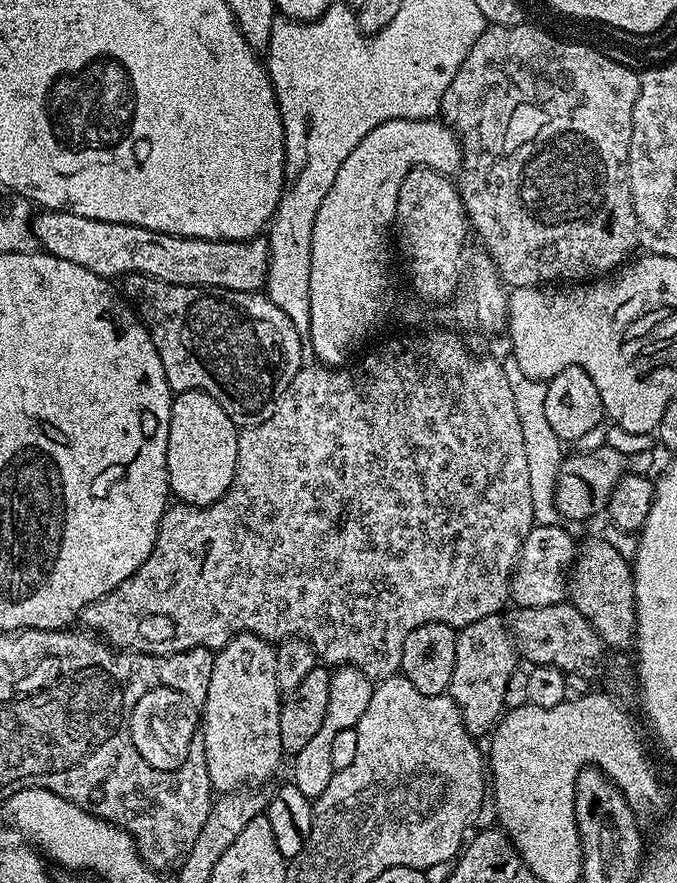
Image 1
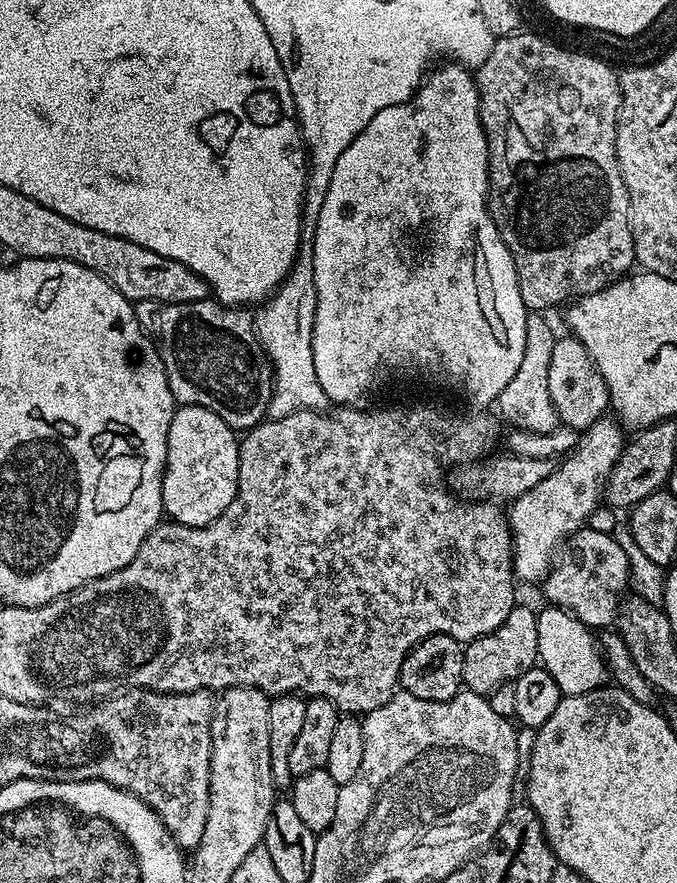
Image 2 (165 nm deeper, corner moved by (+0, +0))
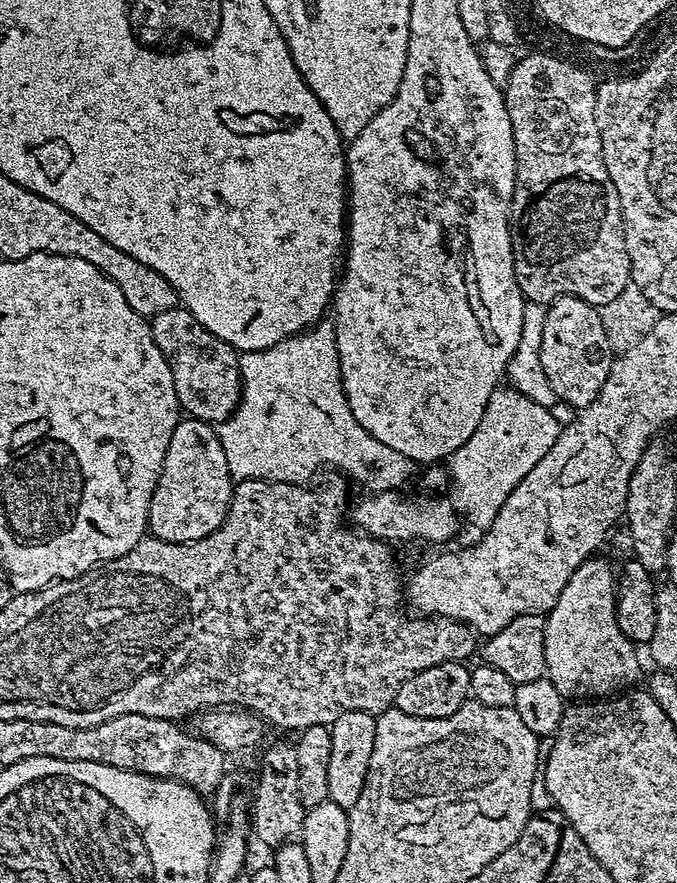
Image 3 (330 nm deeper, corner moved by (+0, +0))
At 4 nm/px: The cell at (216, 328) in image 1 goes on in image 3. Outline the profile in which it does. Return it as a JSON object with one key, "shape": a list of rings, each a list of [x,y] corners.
{"shape":[[[177,306],[162,310],[162,314],[151,317],[152,337],[162,350],[174,374],[174,390],[178,394],[181,409],[189,417],[219,422],[228,419],[240,405],[240,358],[222,338],[210,334],[193,316],[190,310]]]}

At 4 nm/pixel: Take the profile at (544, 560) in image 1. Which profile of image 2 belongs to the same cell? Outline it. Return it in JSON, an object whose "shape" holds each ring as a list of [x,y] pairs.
{"shape":[[[582,527],[564,541],[542,581],[542,589],[551,607],[569,612],[587,628],[608,630],[617,623],[620,605],[630,588],[628,562],[611,531],[599,532],[592,527]]]}

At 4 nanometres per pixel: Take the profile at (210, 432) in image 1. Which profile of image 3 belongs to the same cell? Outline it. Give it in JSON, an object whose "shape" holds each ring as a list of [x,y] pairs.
{"shape":[[[181,419],[174,434],[170,434],[170,446],[166,446],[166,458],[150,498],[147,531],[155,539],[175,544],[194,542],[206,538],[206,534],[214,534],[226,518],[233,487],[219,431],[206,420]]]}

